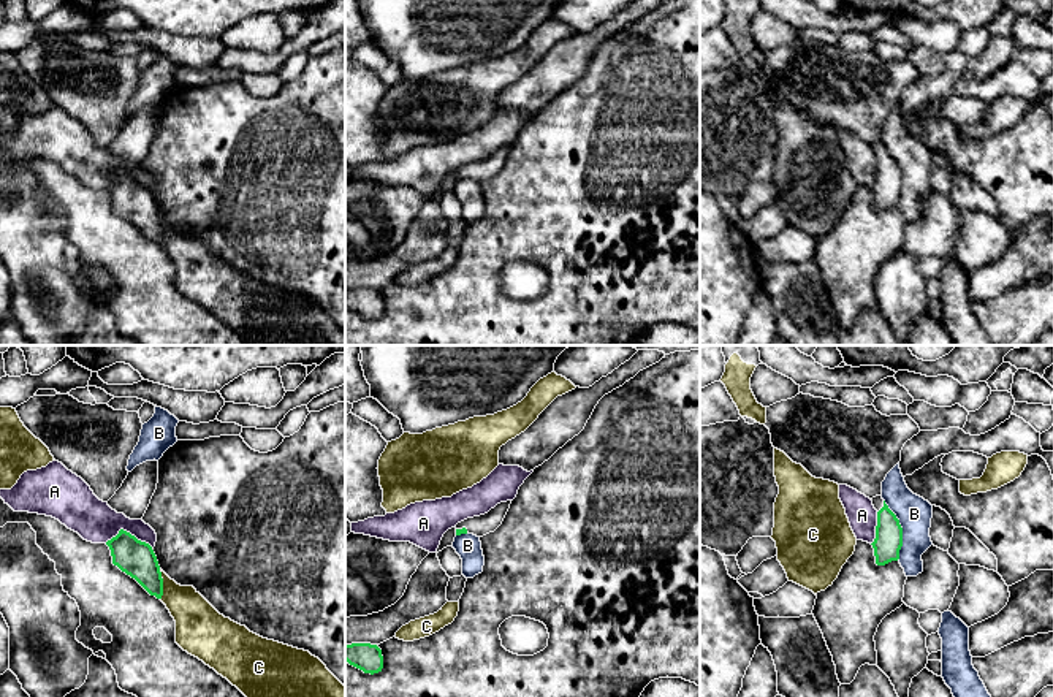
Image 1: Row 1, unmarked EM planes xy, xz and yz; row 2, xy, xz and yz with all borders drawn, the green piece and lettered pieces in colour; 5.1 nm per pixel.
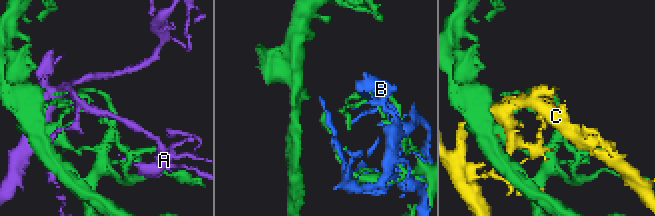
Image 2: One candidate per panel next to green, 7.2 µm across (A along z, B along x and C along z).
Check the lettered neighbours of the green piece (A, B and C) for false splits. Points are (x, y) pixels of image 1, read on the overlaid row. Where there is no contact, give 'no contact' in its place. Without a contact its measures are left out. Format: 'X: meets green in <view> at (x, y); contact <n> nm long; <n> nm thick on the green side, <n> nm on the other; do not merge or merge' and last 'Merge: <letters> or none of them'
A: meets green in xy at (129, 533); contact 240 nm long; 180 nm thick on the green side, 220 nm on the other; do not merge
B: meets green in yz at (901, 529); contact 320 nm long; 140 nm thick on the green side, 170 nm on the other; do not merge
C: meets green in xy at (162, 585); contact 160 nm long; 180 nm thick on the green side, 220 nm on the other; do not merge
Merge: none of them

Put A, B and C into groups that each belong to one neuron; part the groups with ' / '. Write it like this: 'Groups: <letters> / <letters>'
Groups: A / B / C

